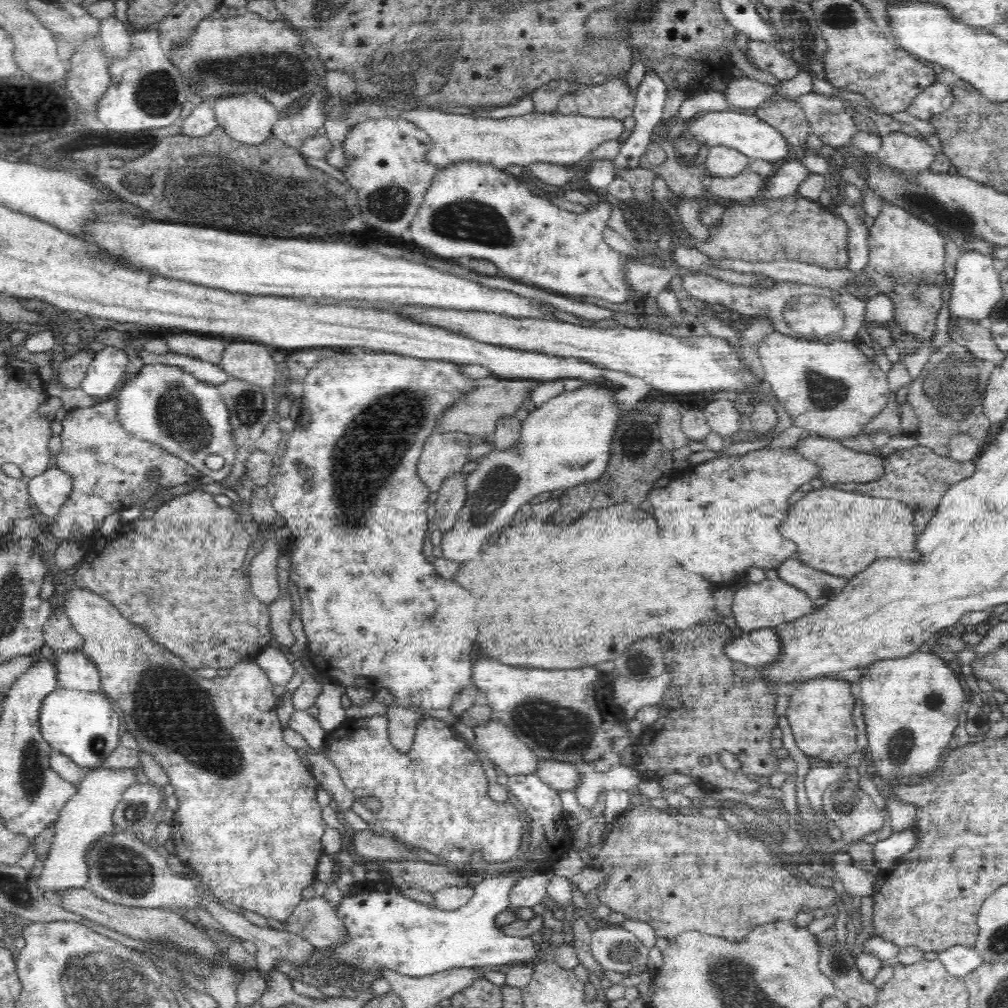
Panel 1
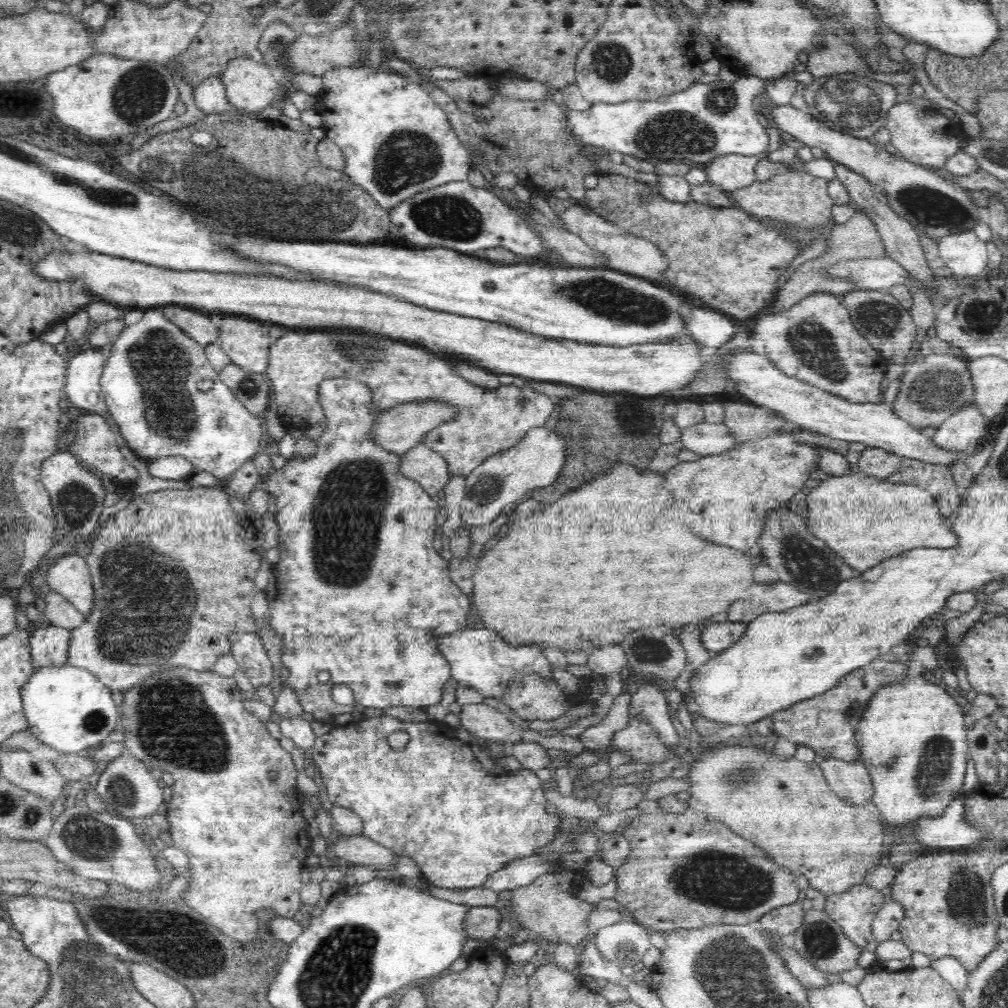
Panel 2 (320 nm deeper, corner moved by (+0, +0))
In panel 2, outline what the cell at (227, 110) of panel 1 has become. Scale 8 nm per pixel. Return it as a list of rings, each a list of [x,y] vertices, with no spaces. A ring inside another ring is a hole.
[[[250,56],[230,59],[220,77],[224,87],[226,87],[226,99],[234,107],[242,109],[250,116],[264,110],[267,106],[278,104],[279,93],[281,92],[280,82],[282,80],[263,61],[254,61],[250,59]]]

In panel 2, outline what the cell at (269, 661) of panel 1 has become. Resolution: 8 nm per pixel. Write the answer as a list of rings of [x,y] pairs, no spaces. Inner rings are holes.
[[[234,632],[229,636],[231,654],[256,689],[274,682],[274,666],[255,632]]]

